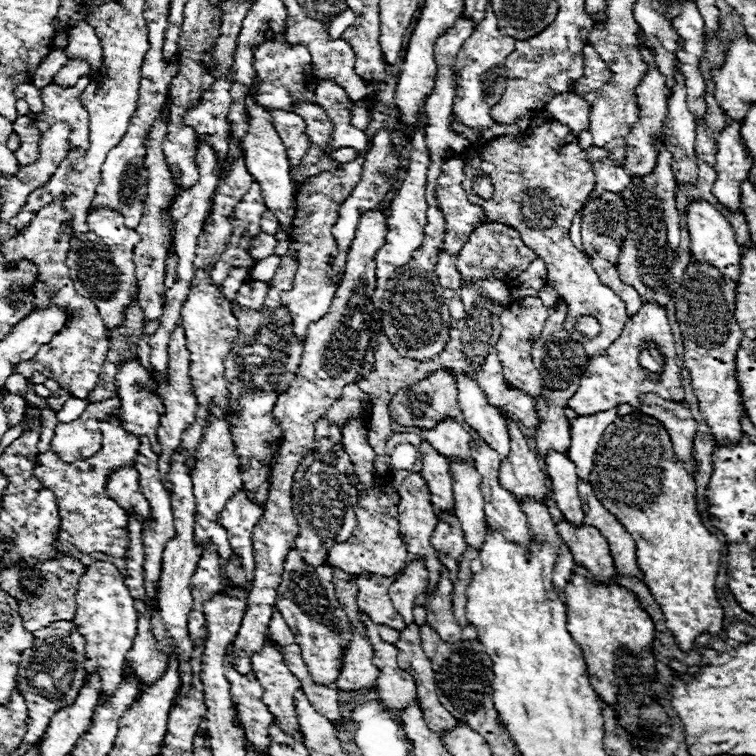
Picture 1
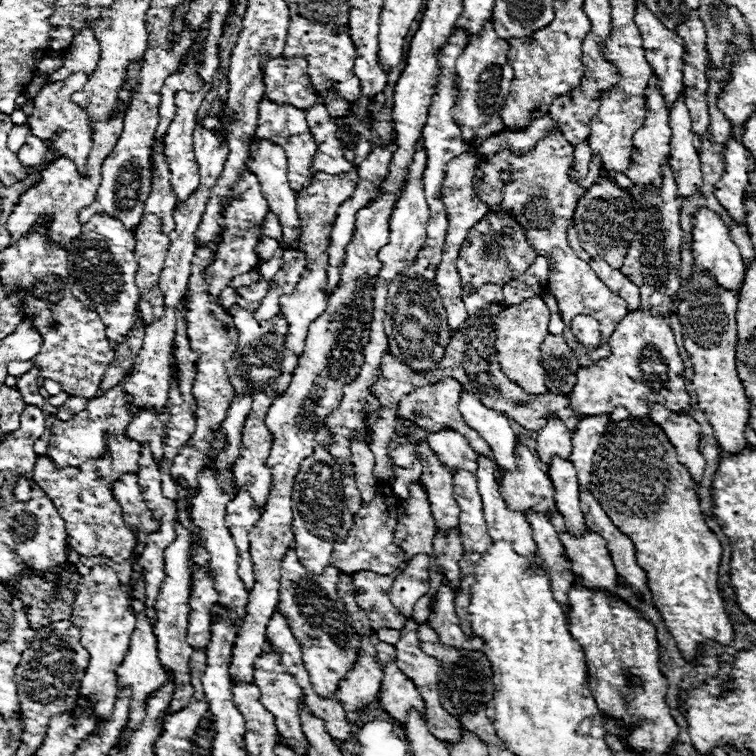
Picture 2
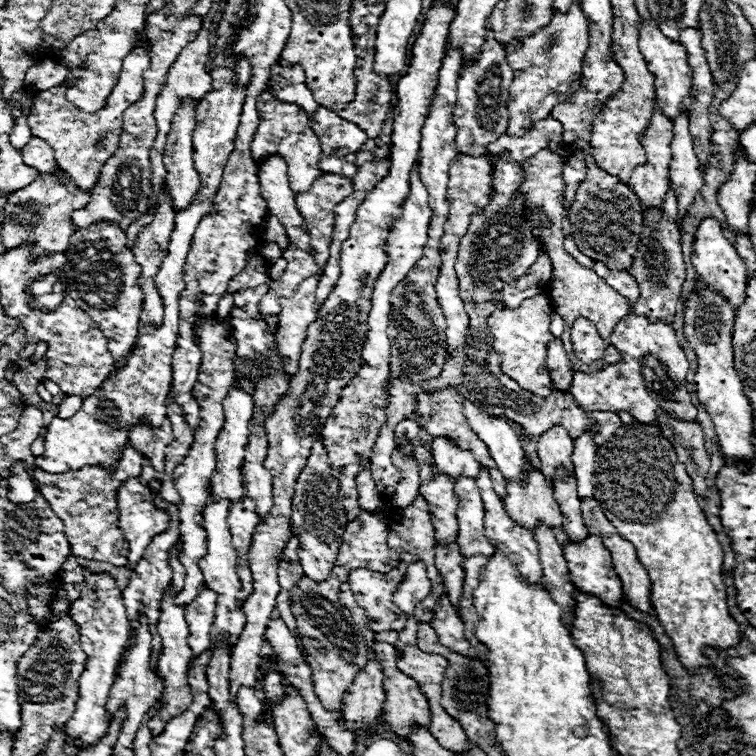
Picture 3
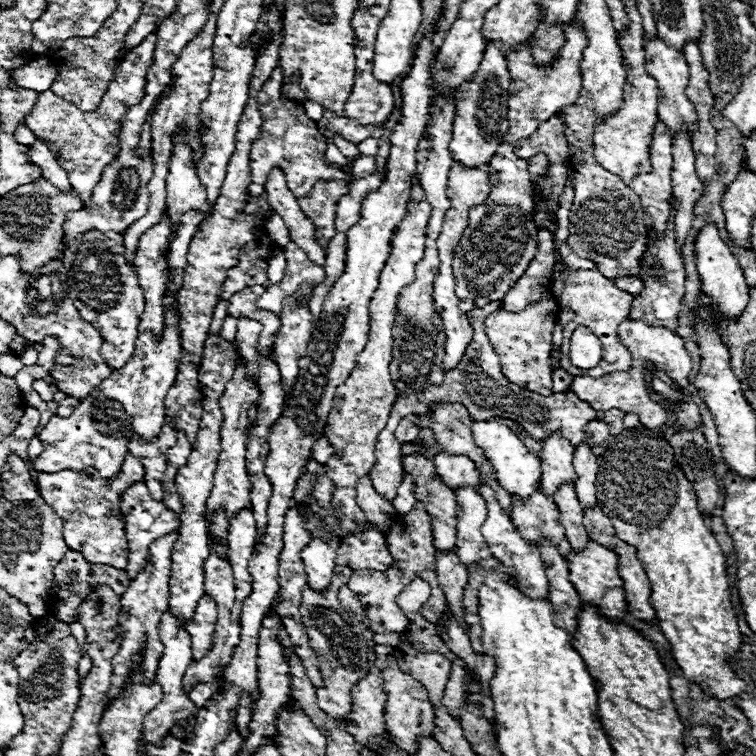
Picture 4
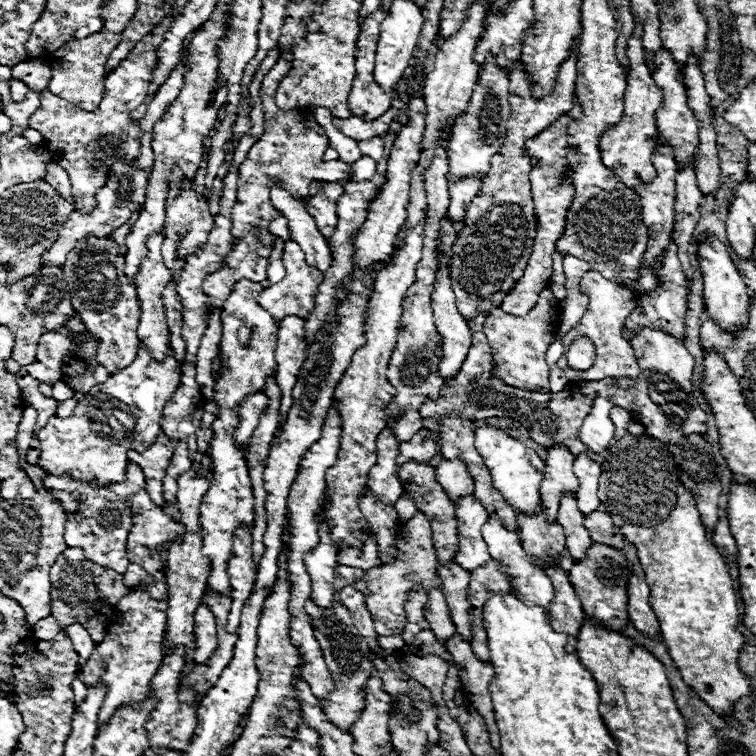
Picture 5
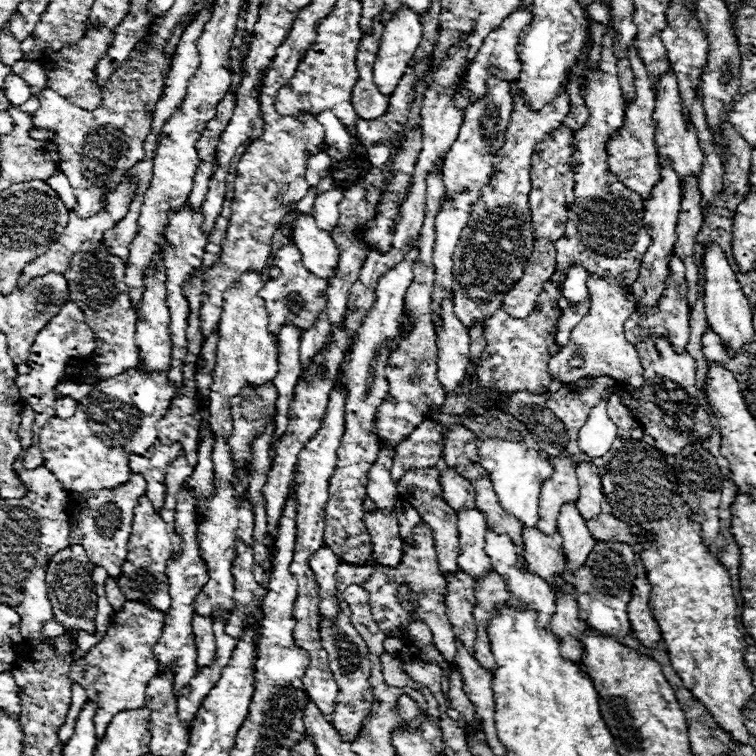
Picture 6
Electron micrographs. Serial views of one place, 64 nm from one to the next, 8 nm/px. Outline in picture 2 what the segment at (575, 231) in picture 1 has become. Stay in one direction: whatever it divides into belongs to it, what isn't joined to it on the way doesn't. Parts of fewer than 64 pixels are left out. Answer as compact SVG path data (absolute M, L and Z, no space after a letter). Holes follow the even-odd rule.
M570 226L568 228L568 242L570 242L570 246L572 246L572 250L578 254L578 258L582 258L584 262L590 262L592 258L584 252L584 248L580 246L580 240L578 240L578 232L576 232L576 228L574 226Z

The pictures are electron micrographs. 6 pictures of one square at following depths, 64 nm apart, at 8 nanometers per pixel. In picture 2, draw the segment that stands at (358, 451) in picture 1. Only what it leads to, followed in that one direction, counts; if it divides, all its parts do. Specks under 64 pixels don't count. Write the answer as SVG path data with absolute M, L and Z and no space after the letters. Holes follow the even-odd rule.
M360 434L352 436L352 464L354 464L354 480L360 488L362 502L370 502L376 494L376 478L372 474L374 470L374 454L368 448L368 444L362 440Z

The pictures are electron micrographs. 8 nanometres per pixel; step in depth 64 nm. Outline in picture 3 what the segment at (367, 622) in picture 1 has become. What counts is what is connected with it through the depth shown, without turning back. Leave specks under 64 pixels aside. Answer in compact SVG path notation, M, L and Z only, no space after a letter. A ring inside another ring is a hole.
M374 642L372 644L374 652L376 652L376 662L382 666L384 672L384 692L386 692L386 700L382 704L382 712L384 712L384 720L390 726L390 730L394 734L398 734L400 738L408 740L410 728L412 724L420 724L420 726L428 726L430 724L430 708L428 708L428 700L426 696L420 692L420 686L416 680L408 678L406 674L402 674L396 666L396 656L394 656L394 646L392 644L384 644L384 642Z

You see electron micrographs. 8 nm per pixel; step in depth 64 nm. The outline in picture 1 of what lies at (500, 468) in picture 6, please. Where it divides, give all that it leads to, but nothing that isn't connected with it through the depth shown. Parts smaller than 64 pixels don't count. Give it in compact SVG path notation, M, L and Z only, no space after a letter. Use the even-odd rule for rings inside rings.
M460 374L454 376L454 380L458 386L458 406L464 414L464 422L474 428L492 450L500 454L500 460L504 460L510 452L510 436L502 412L488 404L474 378Z

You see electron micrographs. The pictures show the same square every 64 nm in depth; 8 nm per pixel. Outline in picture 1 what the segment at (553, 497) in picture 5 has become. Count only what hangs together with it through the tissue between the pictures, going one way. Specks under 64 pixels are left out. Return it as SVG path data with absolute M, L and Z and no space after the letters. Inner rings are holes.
M558 300L556 306L548 308L548 314L550 314L548 324L544 326L540 340L536 340L536 344L532 346L532 360L536 368L540 368L542 384L544 384L544 392L536 396L536 414L540 416L540 424L536 426L536 444L542 458L546 456L548 450L566 454L570 448L570 426L568 426L568 418L564 416L564 408L568 406L568 400L574 396L576 388L580 386L582 372L576 370L584 370L584 366L590 360L588 354L584 352L584 346L580 342L578 344L572 342L570 332L566 332L564 328L566 314L568 314L568 306L564 304L564 300Z

